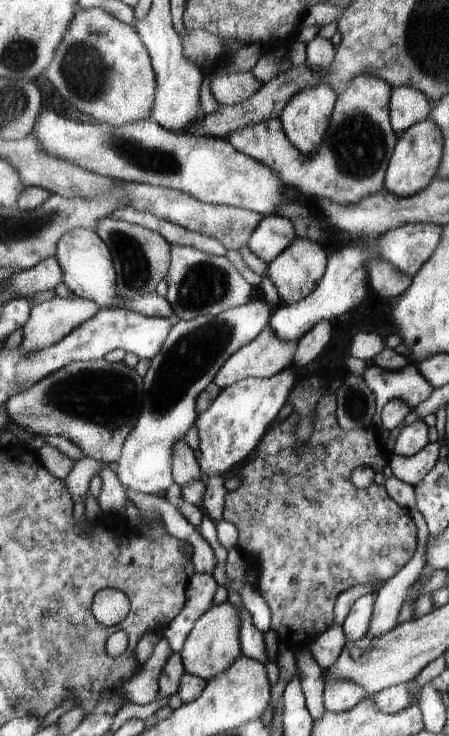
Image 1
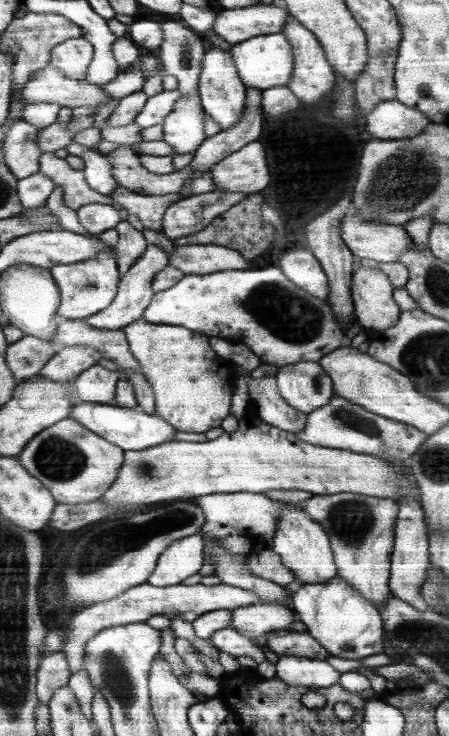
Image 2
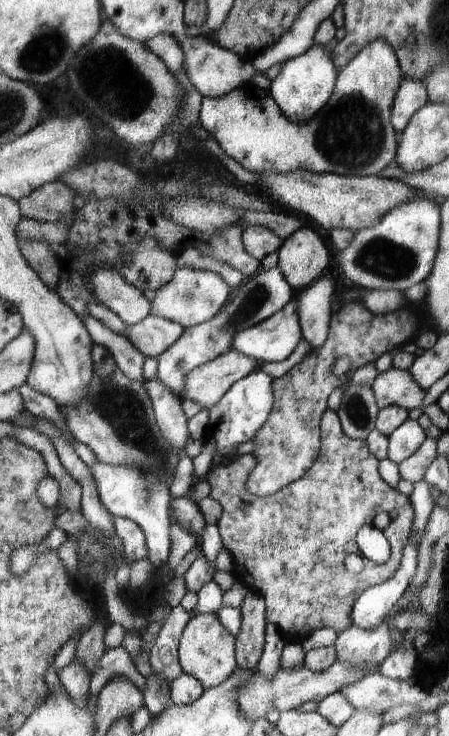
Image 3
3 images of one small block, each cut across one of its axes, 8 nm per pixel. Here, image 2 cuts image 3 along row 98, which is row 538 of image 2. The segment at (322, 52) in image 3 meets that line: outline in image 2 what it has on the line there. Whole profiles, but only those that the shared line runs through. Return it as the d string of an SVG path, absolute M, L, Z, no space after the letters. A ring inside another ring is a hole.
M283 502L278 517L277 532L273 539L273 551L280 556L280 561L289 568L300 584L320 584L337 577L337 565L333 558L333 547L326 531L318 521L310 518L305 508L298 508L295 503Z

